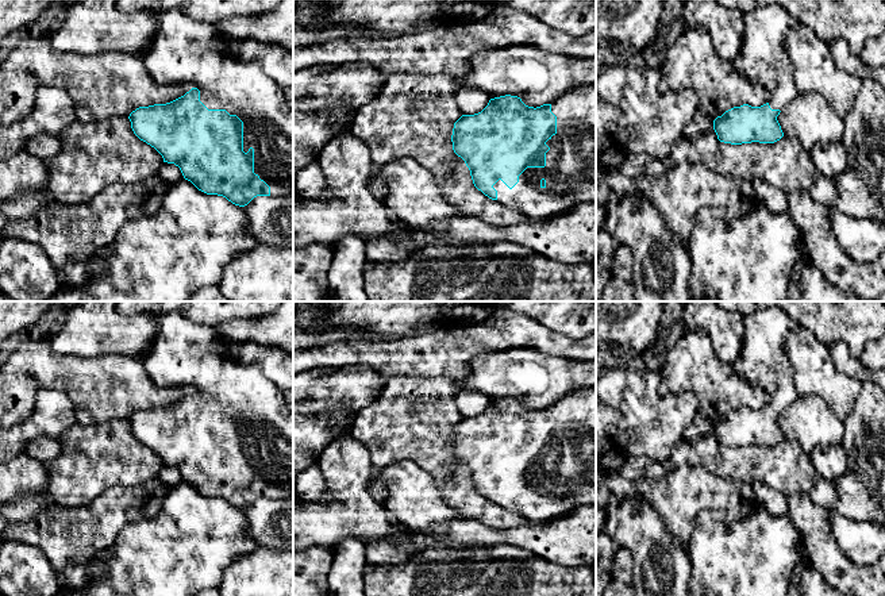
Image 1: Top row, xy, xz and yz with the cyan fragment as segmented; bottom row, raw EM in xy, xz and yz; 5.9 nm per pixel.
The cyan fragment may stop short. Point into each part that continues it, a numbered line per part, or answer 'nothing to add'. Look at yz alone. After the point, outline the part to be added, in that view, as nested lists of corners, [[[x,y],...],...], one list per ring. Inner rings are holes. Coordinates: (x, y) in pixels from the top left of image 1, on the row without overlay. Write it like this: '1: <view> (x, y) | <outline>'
1: yz (762, 360) | [[[769,307],[743,316],[743,323],[743,345],[732,365],[744,380],[761,387],[770,396],[767,404],[770,411],[781,414],[799,397],[793,382],[793,370],[785,351],[785,339],[794,327],[794,322],[781,308]]]

